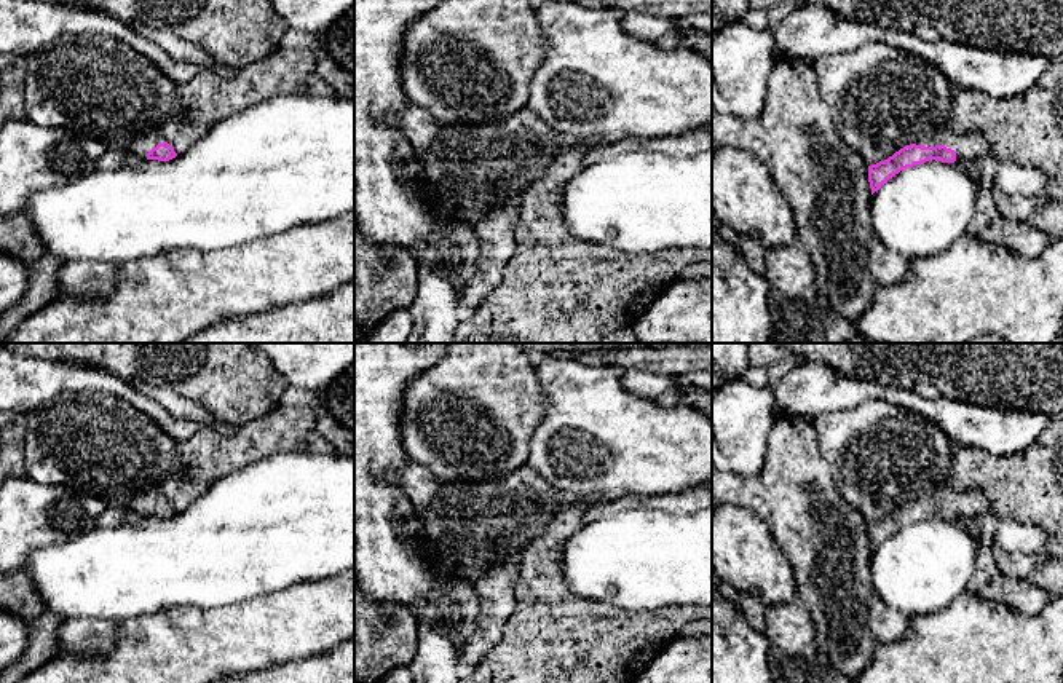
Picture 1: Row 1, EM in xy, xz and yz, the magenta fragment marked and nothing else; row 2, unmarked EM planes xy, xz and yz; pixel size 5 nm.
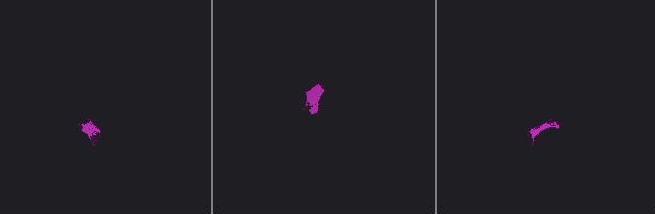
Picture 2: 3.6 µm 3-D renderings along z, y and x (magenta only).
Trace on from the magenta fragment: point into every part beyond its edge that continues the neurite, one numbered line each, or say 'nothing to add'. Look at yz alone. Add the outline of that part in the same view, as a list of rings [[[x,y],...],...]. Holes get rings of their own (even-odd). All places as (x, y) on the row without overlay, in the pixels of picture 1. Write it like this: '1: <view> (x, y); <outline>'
1: yz (969, 503); [[[942,482],[937,488],[924,493],[915,501],[924,504],[945,503],[946,506],[951,506],[956,511],[956,519],[951,522],[959,522],[974,515],[978,517],[990,512],[990,506],[980,490],[969,488],[966,492],[958,493],[945,482]]]

